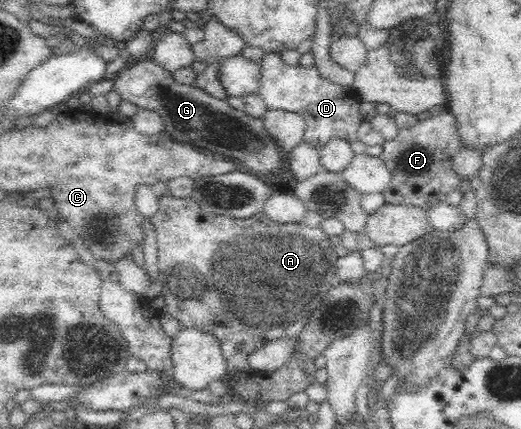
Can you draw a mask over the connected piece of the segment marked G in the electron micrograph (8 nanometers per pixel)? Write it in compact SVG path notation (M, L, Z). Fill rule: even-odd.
M154 59L123 68L114 78L113 89L121 99L157 112L164 124L163 132L173 140L189 142L198 149L236 160L242 169L259 177L281 176L279 172L283 168L284 153L265 130L261 118L253 118L231 107L225 99L214 98L199 86L181 83Z

